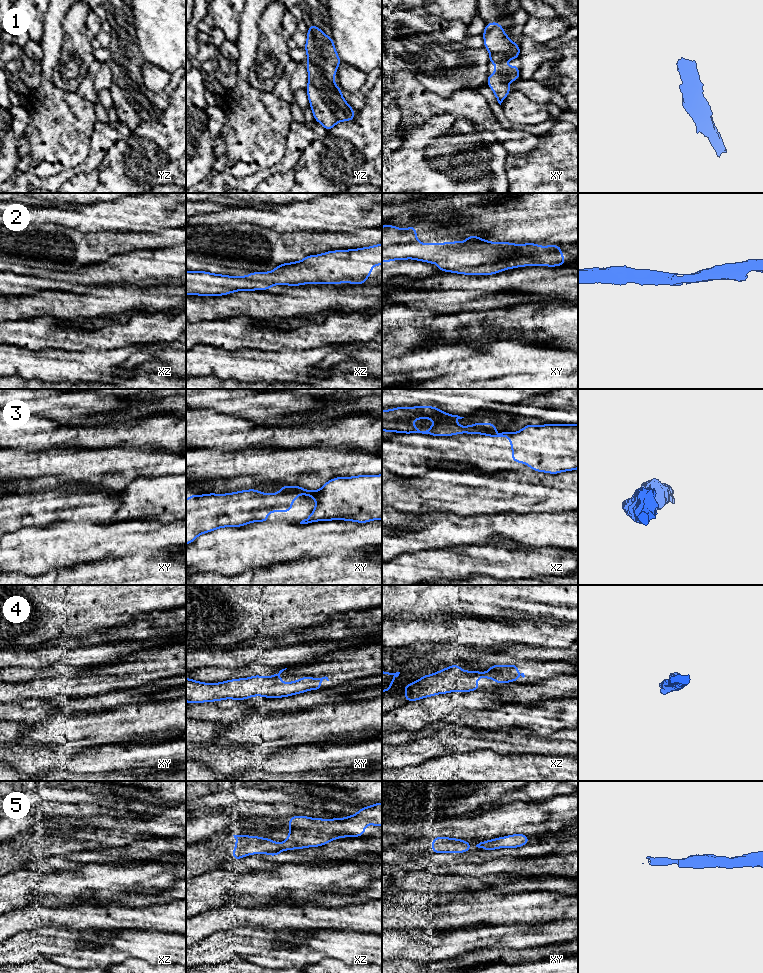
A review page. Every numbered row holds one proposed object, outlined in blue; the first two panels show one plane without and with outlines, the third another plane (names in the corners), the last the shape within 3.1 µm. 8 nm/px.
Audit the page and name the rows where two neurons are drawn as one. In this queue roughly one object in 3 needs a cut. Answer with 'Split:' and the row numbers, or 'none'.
Split: 3

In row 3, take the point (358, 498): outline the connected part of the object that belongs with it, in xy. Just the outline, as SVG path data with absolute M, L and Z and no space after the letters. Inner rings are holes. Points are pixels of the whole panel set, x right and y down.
M382 474L336 477L317 491L281 485L280 492L297 493L316 500L313 512L300 524L331 520L357 523L382 520Z

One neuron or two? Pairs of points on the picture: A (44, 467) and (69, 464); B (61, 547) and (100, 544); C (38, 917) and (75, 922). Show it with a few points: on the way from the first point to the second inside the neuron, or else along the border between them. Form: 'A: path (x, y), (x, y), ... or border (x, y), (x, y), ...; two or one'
A: path (50, 464), (63, 464); one
B: path (71, 544), (90, 544); one
C: path (47, 917), (66, 917); one

